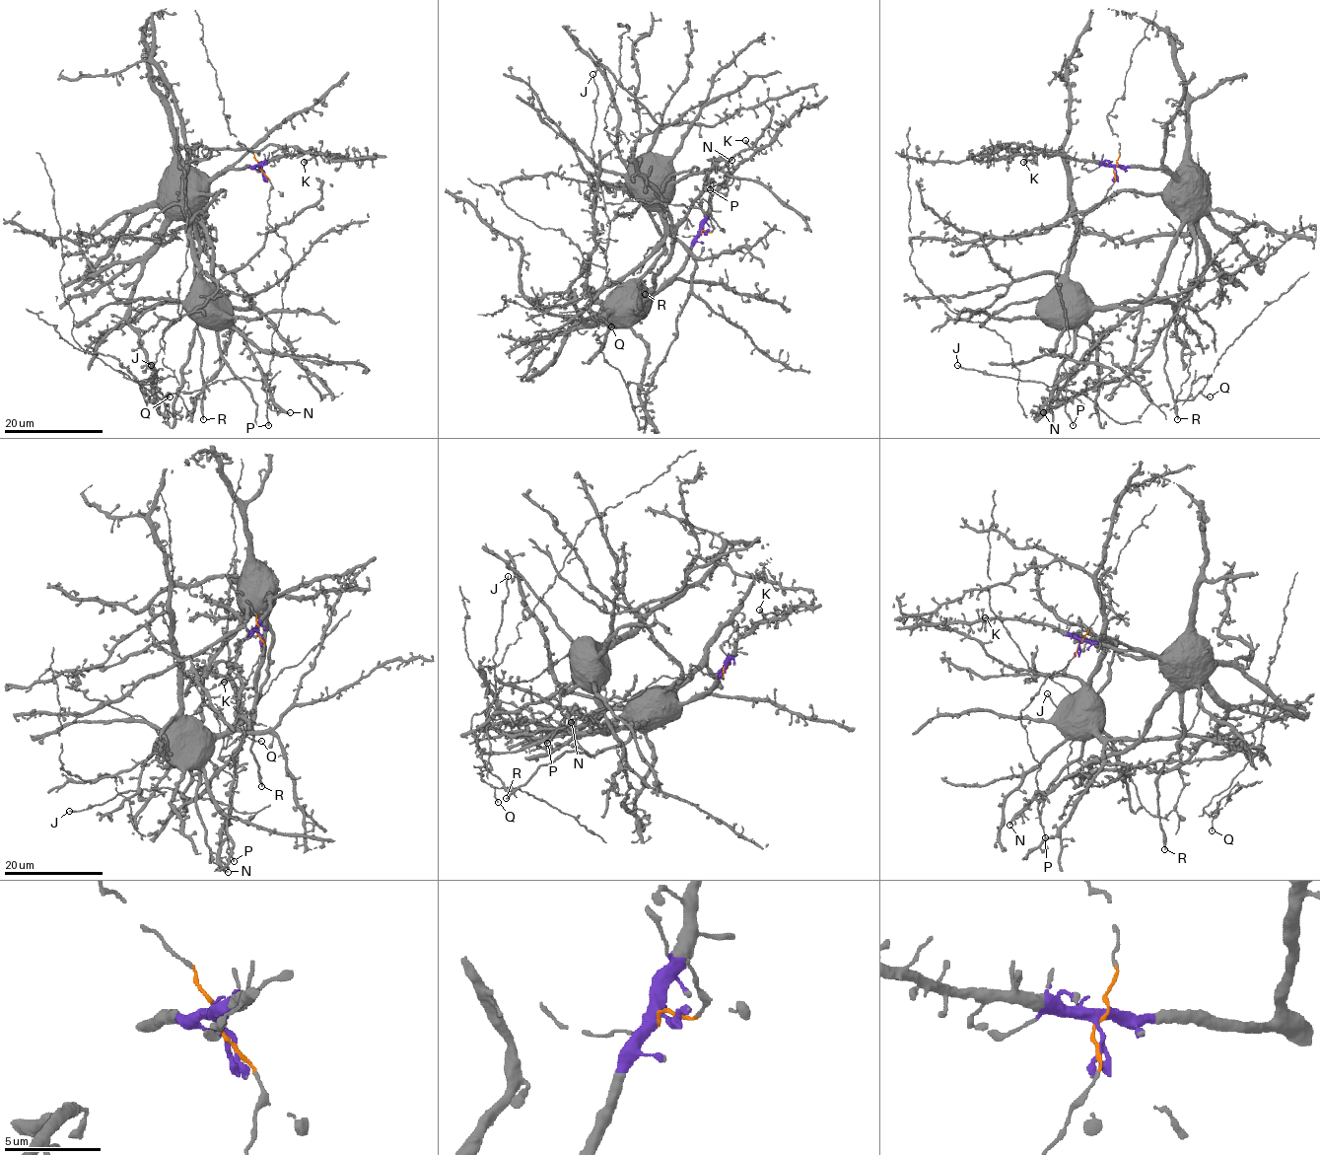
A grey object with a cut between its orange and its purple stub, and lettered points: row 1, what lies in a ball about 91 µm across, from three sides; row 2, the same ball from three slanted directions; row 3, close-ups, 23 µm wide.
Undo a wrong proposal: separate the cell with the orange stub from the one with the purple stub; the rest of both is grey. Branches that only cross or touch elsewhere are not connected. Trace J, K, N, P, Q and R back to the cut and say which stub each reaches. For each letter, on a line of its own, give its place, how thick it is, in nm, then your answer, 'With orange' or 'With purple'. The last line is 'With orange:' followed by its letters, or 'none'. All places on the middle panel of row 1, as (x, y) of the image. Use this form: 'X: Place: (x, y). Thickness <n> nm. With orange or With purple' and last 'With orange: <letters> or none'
J: Place: (592, 74). Thickness 170 nm. With purple
K: Place: (745, 140). Thickness 440 nm. With purple
N: Place: (731, 160). Thickness 300 nm. With purple
P: Place: (710, 189). Thickness 160 nm. With orange
Q: Place: (611, 326). Thickness 150 nm. With purple
R: Place: (645, 294). Thickness 240 nm. With purple
With orange: P

